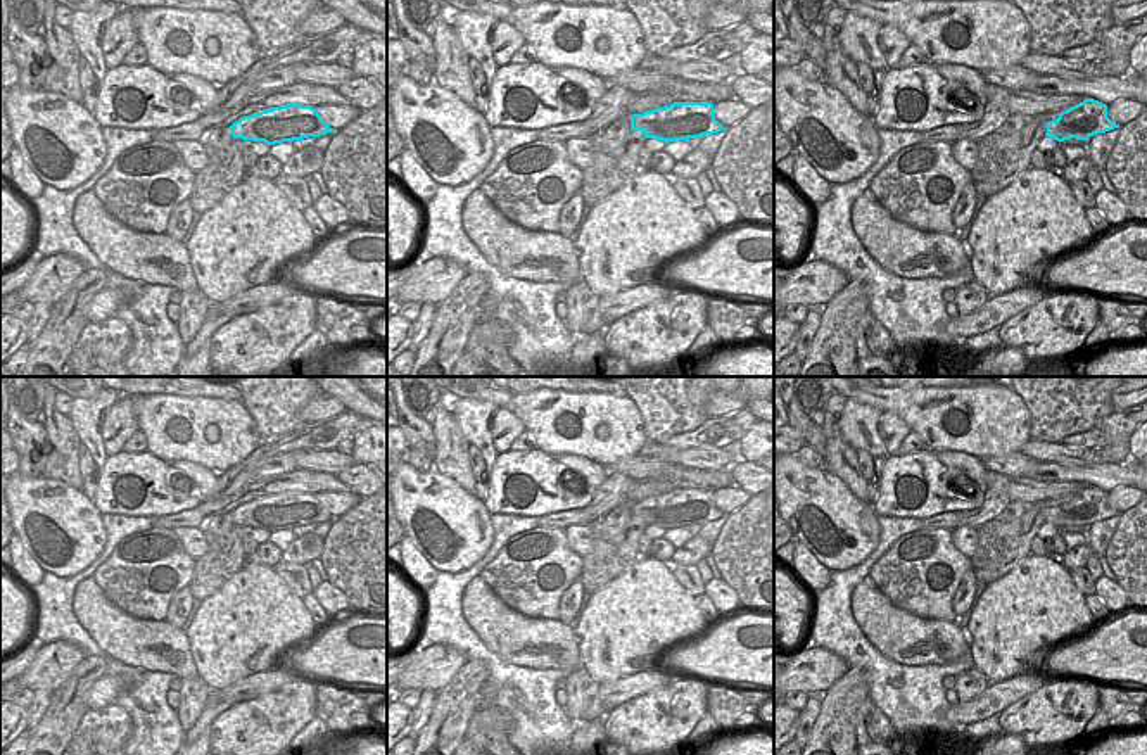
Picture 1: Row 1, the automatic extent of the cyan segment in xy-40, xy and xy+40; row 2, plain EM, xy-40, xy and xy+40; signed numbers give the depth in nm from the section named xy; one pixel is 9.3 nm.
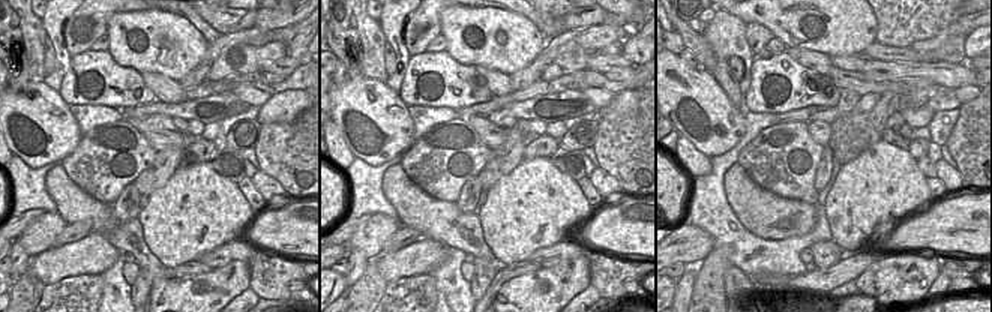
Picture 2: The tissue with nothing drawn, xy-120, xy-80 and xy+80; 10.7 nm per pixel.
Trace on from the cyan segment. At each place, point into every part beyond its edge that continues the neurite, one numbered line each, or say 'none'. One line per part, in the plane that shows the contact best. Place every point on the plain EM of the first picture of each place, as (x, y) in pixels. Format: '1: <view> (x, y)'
none

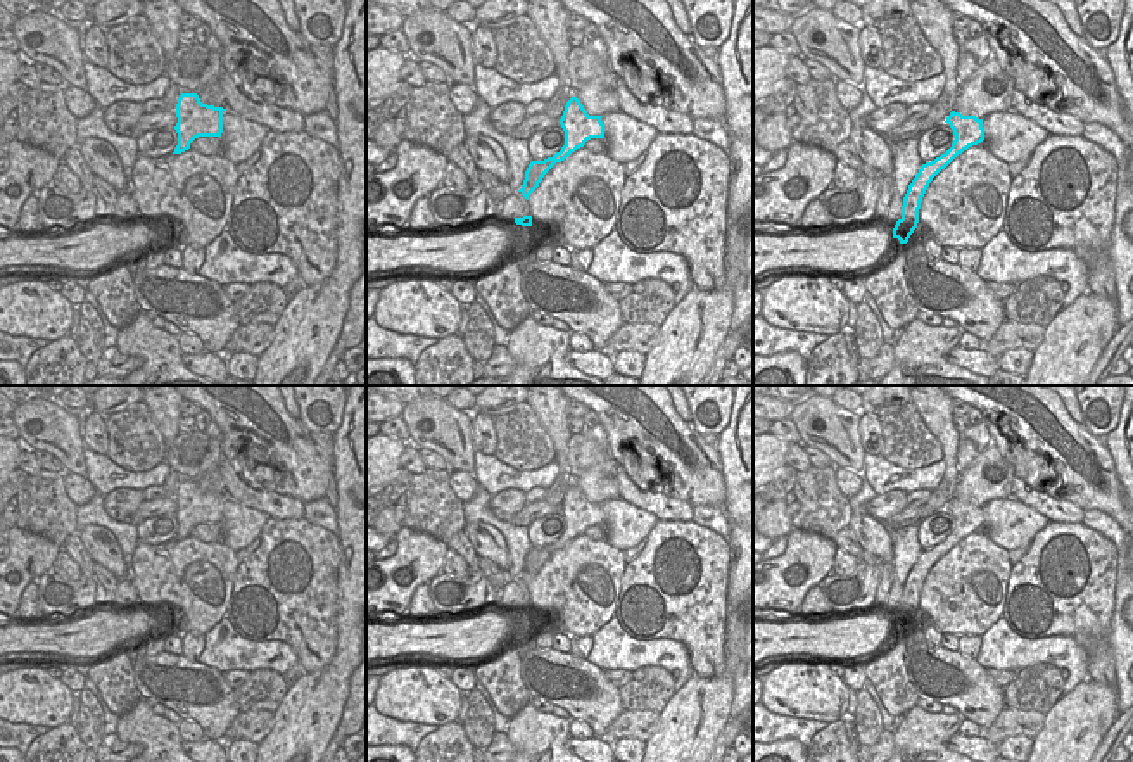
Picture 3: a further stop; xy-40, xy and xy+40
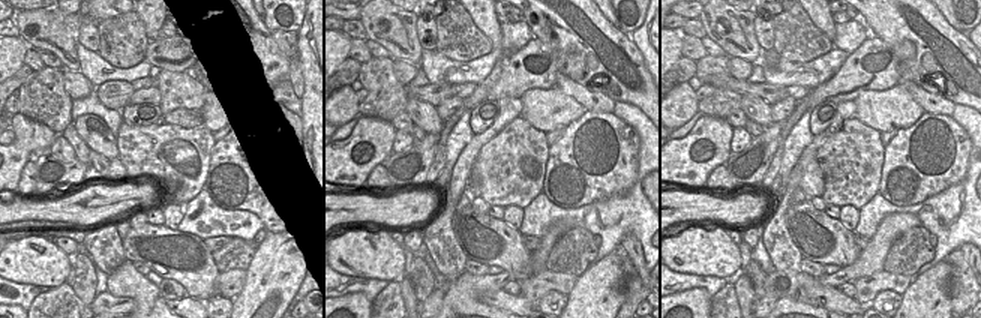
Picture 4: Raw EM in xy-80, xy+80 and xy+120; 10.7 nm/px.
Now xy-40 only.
none

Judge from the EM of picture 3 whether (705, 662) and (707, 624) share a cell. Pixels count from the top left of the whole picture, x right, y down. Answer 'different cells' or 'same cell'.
same cell

